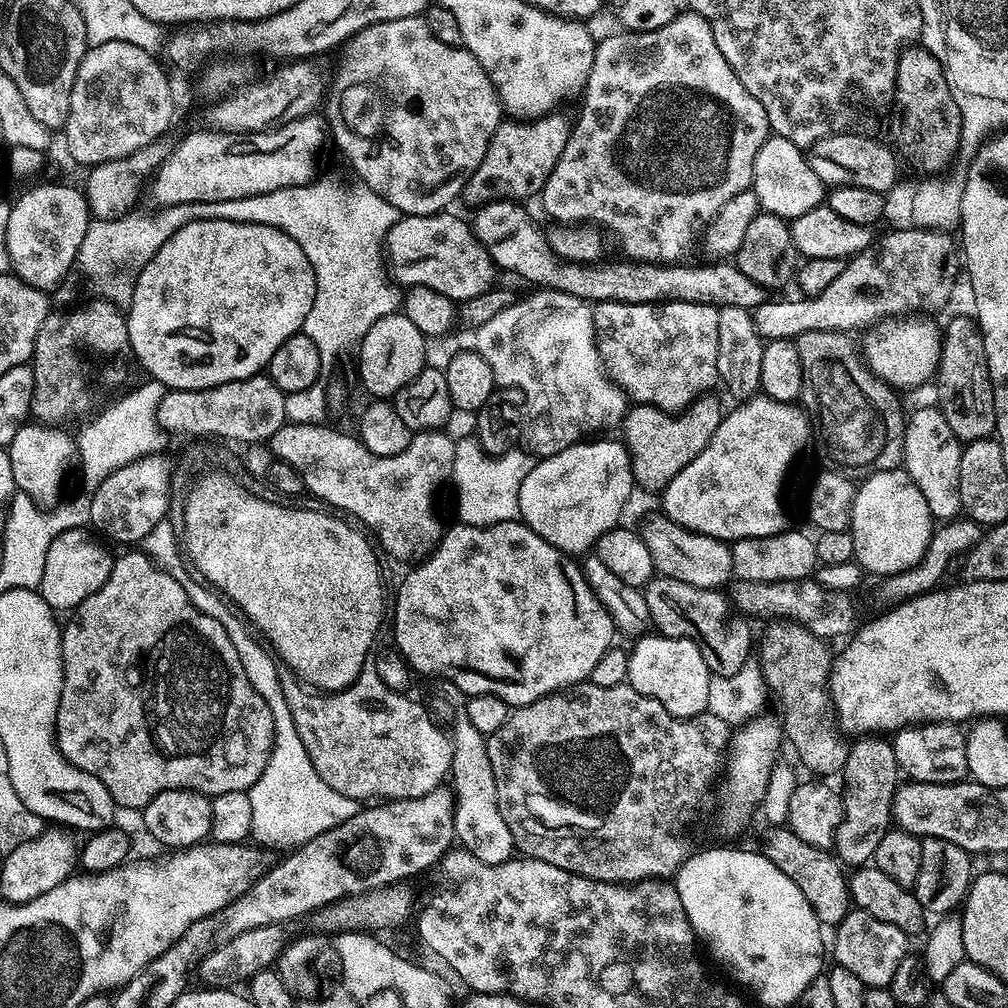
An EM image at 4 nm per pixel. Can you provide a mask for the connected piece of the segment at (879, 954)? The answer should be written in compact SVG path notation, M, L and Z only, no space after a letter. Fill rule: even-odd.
M853 907L842 918L840 924L835 925L836 937L830 940L830 956L837 965L850 974L862 978L865 986L870 988L886 988L891 985L894 978L894 970L898 970L898 962L909 955L910 937L898 926L890 926L890 922L881 922L879 918L874 918L874 914L866 914L862 909Z

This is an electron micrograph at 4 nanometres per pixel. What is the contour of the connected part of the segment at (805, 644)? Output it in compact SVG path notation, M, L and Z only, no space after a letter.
M776 618L764 628L764 633L758 636L758 665L767 688L767 695L774 701L776 708L780 711L779 719L782 721L782 732L792 743L796 756L812 772L817 772L817 777L832 778L835 774L843 773L846 766L844 749L850 746L842 731L836 707L832 705L832 690L830 681L832 678L832 665L834 663L834 652L827 648L821 637L813 634L808 628L787 618Z

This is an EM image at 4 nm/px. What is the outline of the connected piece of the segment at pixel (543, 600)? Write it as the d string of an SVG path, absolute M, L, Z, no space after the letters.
M519 519L507 520L506 522L498 522L497 524L488 524L486 527L474 526L473 524L462 524L459 522L453 523L452 529L445 531L440 537L439 544L428 553L427 556L423 557L415 566L404 576L404 581L400 584L400 589L396 592L396 609L391 609L390 612L390 624L392 620L392 632L396 635L394 640L394 647L404 655L404 660L408 663L409 668L412 669L413 673L419 674L420 672L424 676L441 676L444 682L447 682L455 691L464 693L465 697L477 696L478 694L494 694L498 698L502 698L508 703L509 706L519 706L522 704L529 704L534 702L538 698L548 696L551 692L559 692L565 688L570 688L574 684L583 684L588 680L590 670L594 670L594 665L598 663L598 658L602 658L602 654L606 654L608 648L613 647L614 641L612 640L615 636L618 636L618 629L615 622L612 620L611 613L608 612L608 608L599 601L599 598L592 592L591 586L587 583L584 578L583 567L579 563L572 561L575 560L567 552L559 552L554 545L550 542L546 542L546 538L542 538L538 534L534 534L534 530L530 530L528 525L521 522Z

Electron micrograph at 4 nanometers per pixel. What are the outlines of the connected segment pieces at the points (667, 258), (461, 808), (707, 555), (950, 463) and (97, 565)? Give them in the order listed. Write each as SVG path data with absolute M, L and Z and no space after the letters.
M691 10L681 11L674 22L666 22L659 30L649 32L617 31L617 36L608 36L597 43L592 69L588 75L588 85L582 89L584 105L580 108L580 117L574 120L572 132L566 142L566 150L562 150L562 158L554 166L550 178L546 178L544 189L538 193L538 200L544 203L544 212L564 226L580 226L589 220L592 224L605 224L616 235L620 248L627 259L642 264L679 264L687 261L696 248L696 239L707 233L709 224L716 219L718 210L734 198L734 194L742 194L752 187L752 171L754 158L758 158L758 150L762 142L770 135L766 110L762 110L762 102L738 82L738 74L722 58L722 50L718 50L718 42L714 42L714 34L704 18Z
M456 714L452 720L452 728L450 727L450 735L452 737L452 771L450 773L450 787L456 798L456 840L469 852L474 854L474 858L478 858L487 864L505 864L508 860L513 859L514 845L512 843L512 835L510 834L510 826L506 826L506 818L502 818L502 810L498 810L498 798L496 797L496 787L494 786L494 766L490 766L490 754L488 753L488 741L474 725L470 723L470 718L466 718L462 714Z
M663 514L650 517L642 527L642 535L659 575L669 576L678 582L690 582L690 586L717 590L723 589L723 584L727 585L733 579L732 549L723 540L701 532L691 532Z
M939 407L916 408L912 414L907 415L904 427L904 459L902 467L910 474L914 486L922 490L922 498L926 498L926 506L930 506L933 521L947 522L957 519L961 515L960 495L958 494L958 462L962 462L962 441L950 430L950 422L946 422Z
M84 528L70 529L54 538L54 542L48 548L38 591L53 611L74 610L90 594L100 589L110 576L113 555L85 534Z

